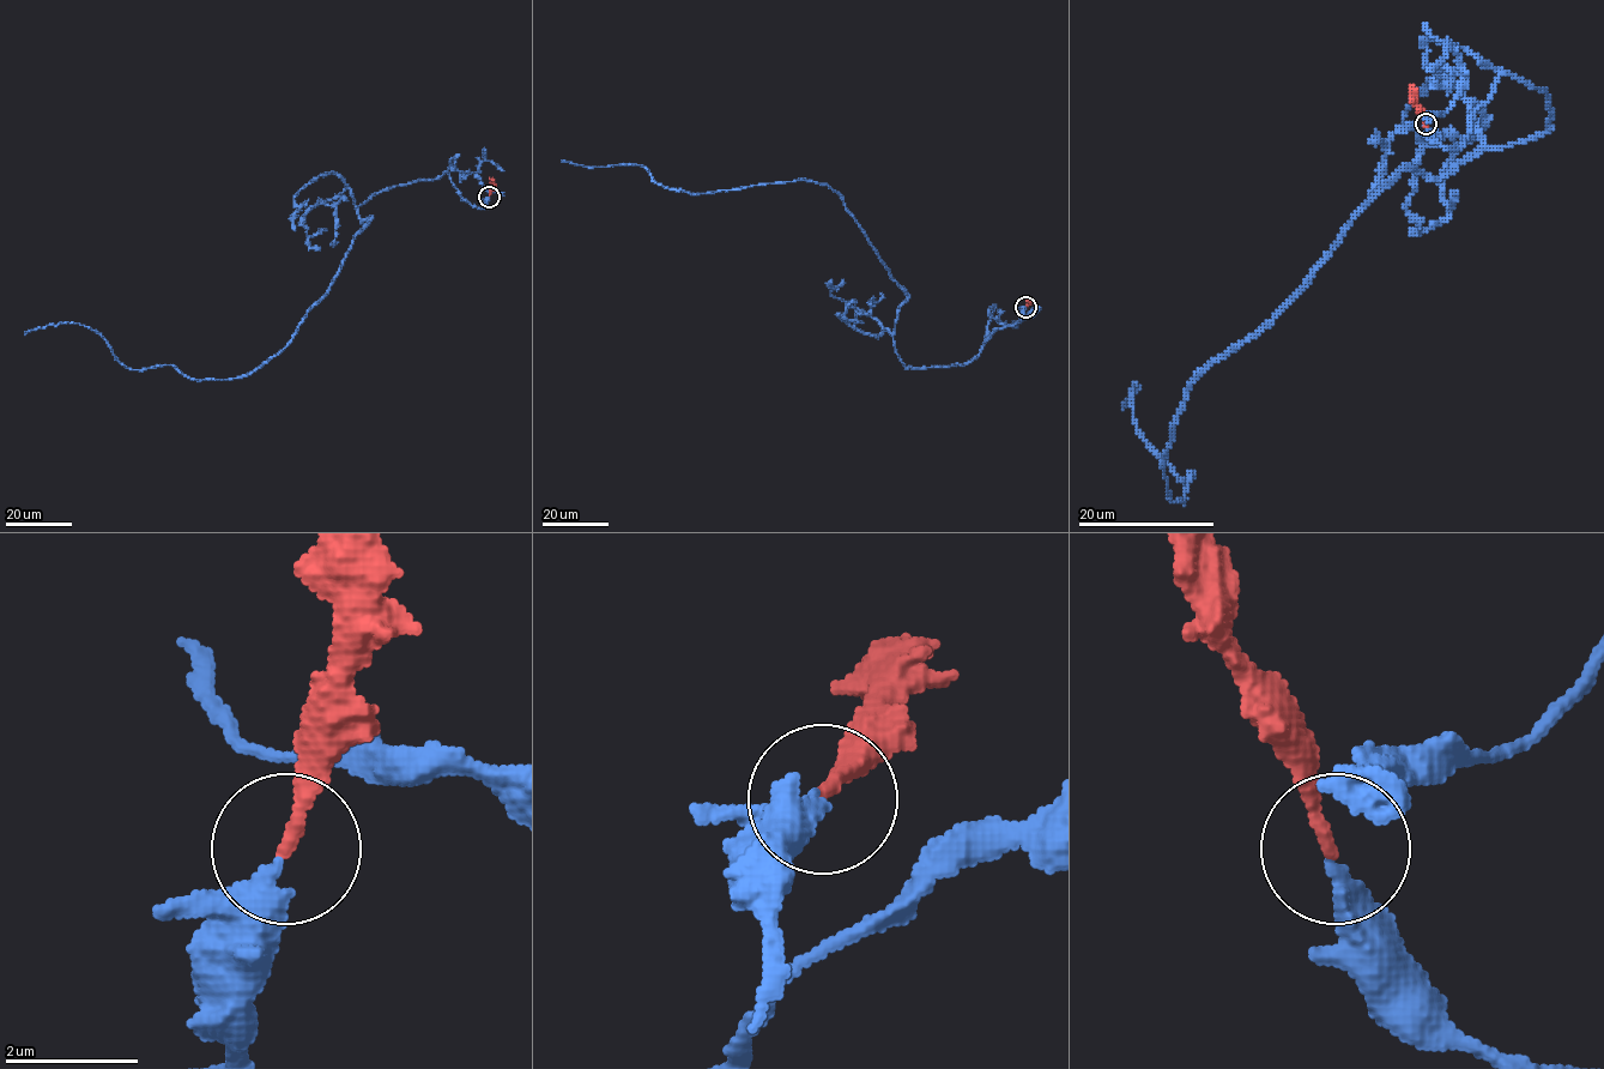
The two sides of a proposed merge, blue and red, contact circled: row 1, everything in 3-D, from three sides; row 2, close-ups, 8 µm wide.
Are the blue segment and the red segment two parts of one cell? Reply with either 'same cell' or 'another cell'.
another cell

